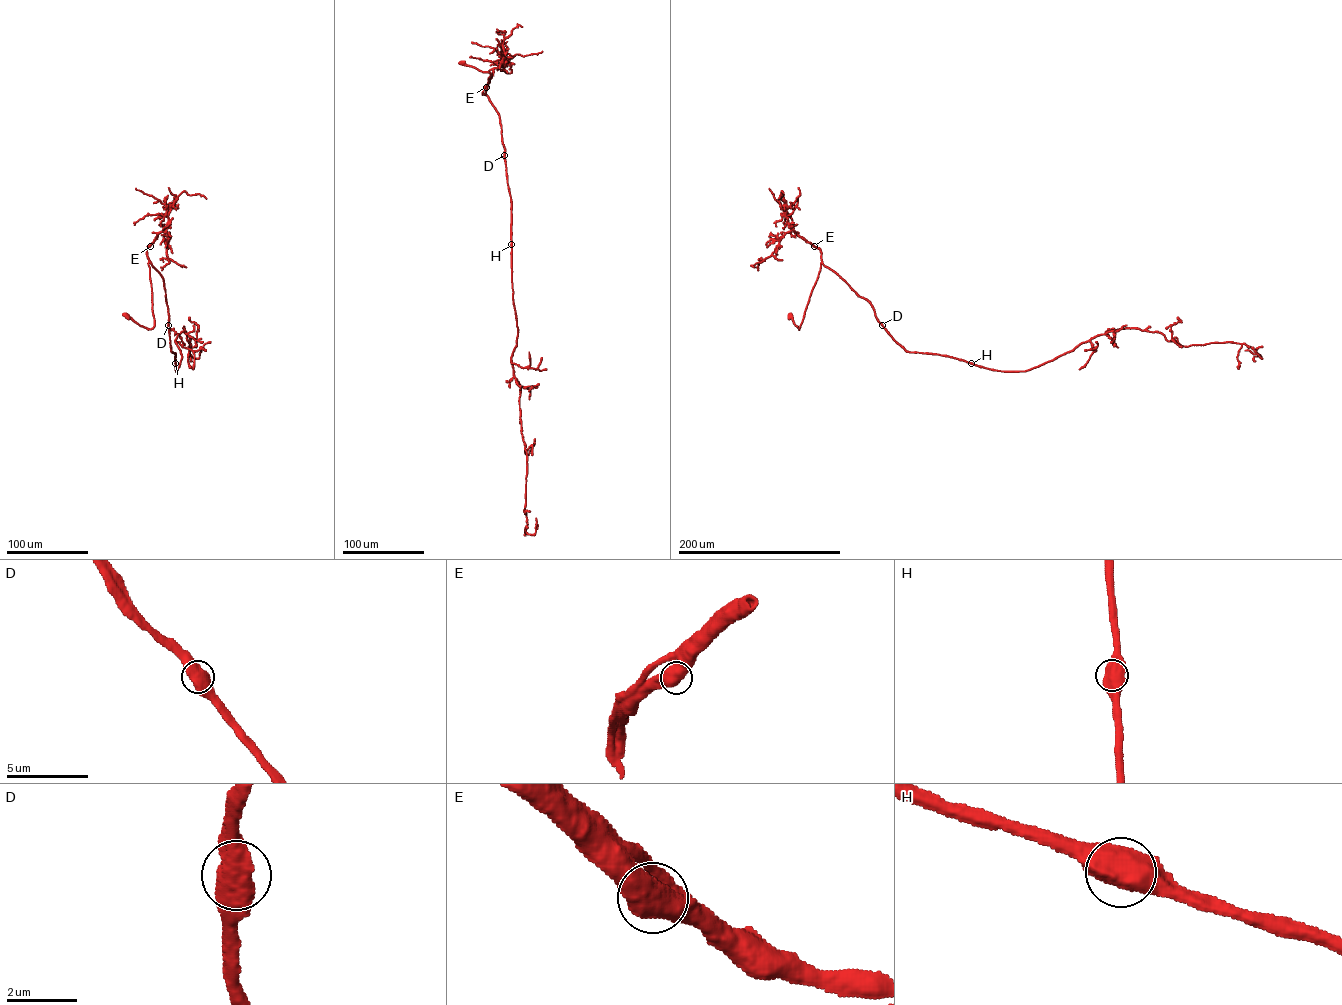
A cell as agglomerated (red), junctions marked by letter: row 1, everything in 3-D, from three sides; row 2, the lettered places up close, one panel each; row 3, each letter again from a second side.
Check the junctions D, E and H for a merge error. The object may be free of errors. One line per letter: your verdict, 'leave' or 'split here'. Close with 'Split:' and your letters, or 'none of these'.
D: leave
E: leave
H: leave
Split: none of these

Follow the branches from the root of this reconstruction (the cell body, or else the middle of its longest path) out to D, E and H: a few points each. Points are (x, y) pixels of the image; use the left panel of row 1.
D: (126, 316), (144, 327), (154, 326), (149, 261), (163, 278), (168, 324)
E: (126, 316), (146, 328), (152, 329), (154, 325), (147, 256), (150, 246)
H: (126, 316), (144, 327), (154, 326), (149, 261), (163, 278), (171, 350), (175, 353), (175, 363)

